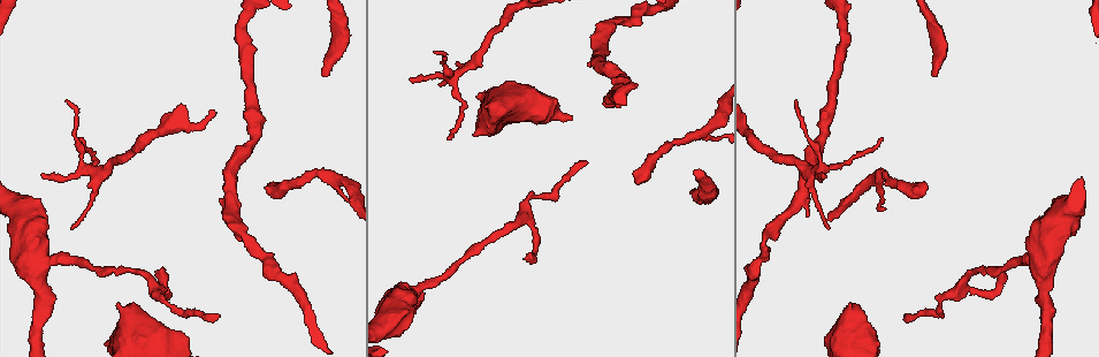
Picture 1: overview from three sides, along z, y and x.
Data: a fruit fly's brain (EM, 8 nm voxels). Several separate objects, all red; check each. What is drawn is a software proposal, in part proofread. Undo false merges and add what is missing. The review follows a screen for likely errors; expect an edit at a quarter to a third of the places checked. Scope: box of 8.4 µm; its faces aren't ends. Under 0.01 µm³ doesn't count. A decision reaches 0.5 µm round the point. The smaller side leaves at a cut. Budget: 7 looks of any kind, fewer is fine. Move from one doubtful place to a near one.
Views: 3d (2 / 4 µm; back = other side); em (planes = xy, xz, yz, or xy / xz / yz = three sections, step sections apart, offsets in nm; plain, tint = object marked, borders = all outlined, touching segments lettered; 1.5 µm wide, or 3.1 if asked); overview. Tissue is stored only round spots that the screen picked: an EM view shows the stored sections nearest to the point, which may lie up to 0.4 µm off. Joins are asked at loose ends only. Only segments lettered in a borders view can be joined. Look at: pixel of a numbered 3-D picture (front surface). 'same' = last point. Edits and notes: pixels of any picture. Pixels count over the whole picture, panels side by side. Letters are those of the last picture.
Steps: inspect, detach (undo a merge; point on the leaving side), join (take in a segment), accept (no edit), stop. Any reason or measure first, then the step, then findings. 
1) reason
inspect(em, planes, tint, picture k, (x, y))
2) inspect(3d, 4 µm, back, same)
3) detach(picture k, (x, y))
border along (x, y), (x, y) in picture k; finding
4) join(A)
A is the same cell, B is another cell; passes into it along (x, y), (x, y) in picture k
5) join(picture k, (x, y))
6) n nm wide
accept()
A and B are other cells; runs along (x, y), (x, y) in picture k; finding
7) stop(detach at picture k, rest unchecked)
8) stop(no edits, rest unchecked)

thick turns thin
inspect(3d, 4 µm, picture 1, (103, 171))

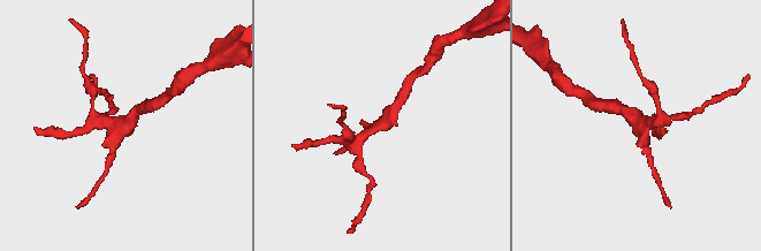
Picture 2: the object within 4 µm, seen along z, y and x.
shape alone is not enough
inspect(em, 3.1 µm, planes, plain, picture 2, (384, 125))

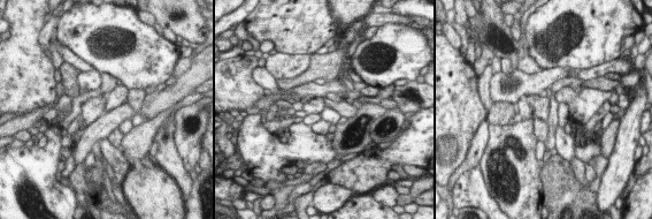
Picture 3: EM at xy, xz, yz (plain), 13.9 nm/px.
inspect(em, 3.1 µm, planes, borders, same)

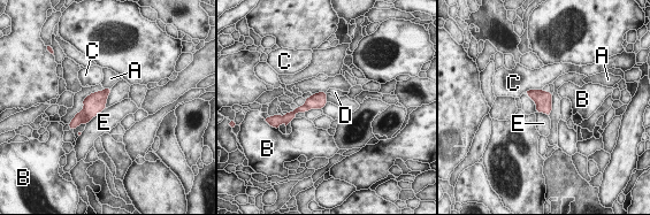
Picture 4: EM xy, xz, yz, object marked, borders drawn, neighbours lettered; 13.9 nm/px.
220 nm wide
accept()
A, B, C, D and E are other cells; runs along (323, 94), (316, 101), (287, 117) in picture 4; one neuron here

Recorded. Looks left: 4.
branch stops here
inspect(3d, 4 µm, picture 1, (850, 303))

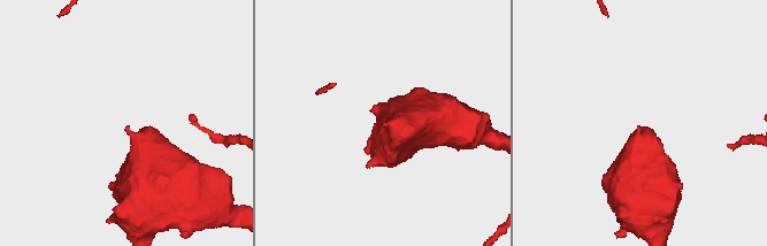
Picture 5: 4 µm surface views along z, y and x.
now the EM
inspect(em, 3.1 µm, planes, borders, picture 5, (125, 126))

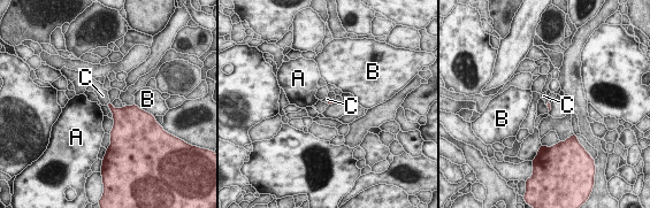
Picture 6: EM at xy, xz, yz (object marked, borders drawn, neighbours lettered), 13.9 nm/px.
join(C)
C is the same cell, A and B are other cells; it goes on there

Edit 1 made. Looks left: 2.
stop(join at picture 6, rest unchecked)

